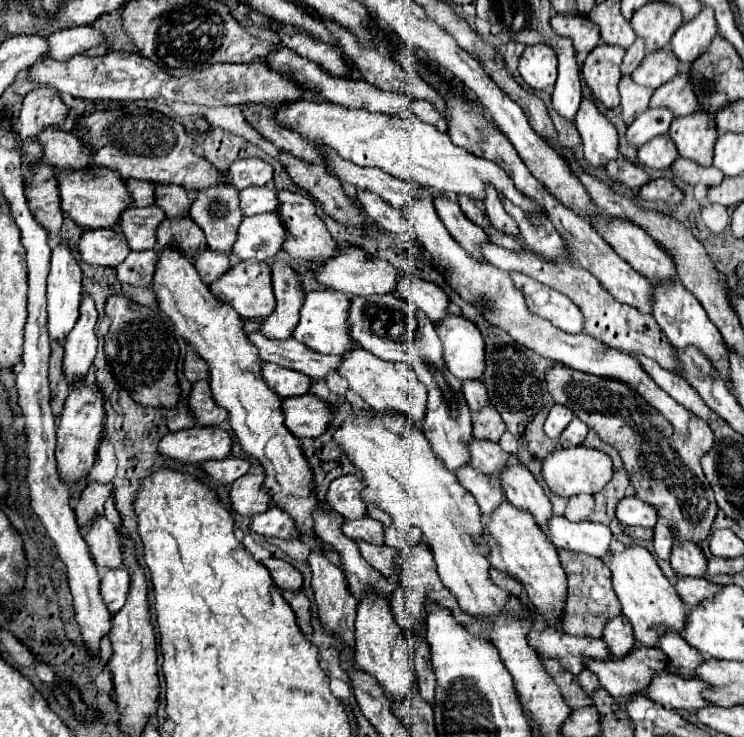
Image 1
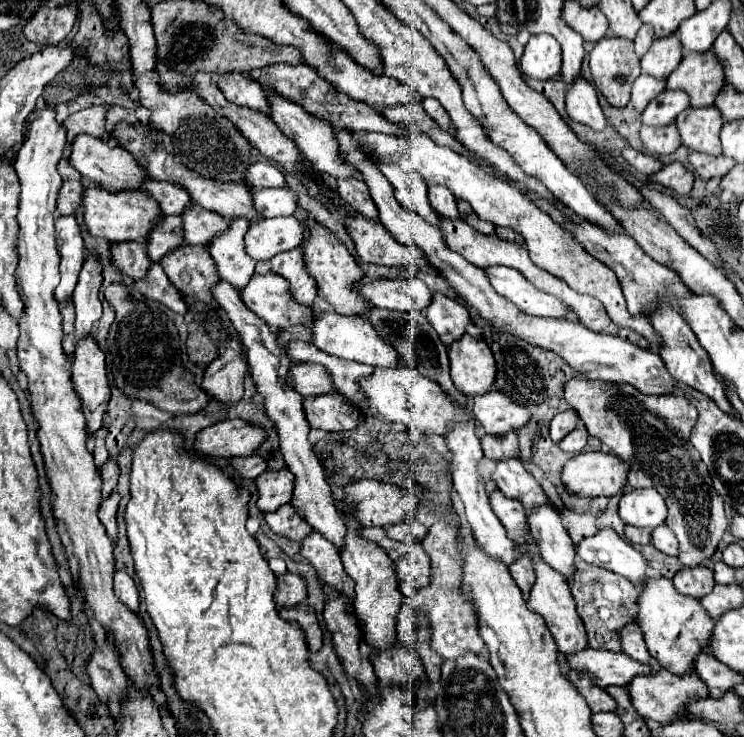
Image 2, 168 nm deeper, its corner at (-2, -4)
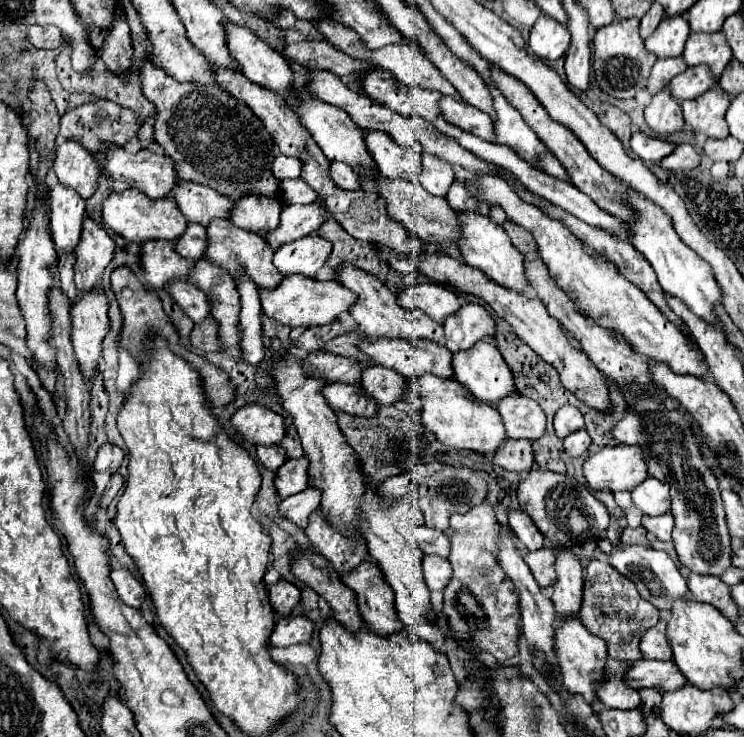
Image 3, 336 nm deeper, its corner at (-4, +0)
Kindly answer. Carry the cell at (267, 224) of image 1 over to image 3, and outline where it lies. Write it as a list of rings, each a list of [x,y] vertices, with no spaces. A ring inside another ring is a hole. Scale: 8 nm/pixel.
[[[323,203],[289,205],[281,213],[281,225],[275,231],[267,233],[265,239],[271,245],[283,245],[283,243],[295,241],[299,237],[315,233],[329,217],[331,217],[331,213],[327,211],[327,207]]]

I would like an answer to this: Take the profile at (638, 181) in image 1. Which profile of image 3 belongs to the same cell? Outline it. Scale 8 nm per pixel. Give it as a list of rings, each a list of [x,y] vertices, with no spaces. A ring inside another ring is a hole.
[[[637,131],[637,133],[633,133],[633,137],[631,137],[631,149],[633,149],[633,153],[637,153],[643,161],[653,161],[653,163],[657,163],[657,161],[661,161],[663,157],[667,157],[667,155],[675,149],[675,145],[669,143],[669,141],[661,141],[661,139],[647,137],[645,133]]]

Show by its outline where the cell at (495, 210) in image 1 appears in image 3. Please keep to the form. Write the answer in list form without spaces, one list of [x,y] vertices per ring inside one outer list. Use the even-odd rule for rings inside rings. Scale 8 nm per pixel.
[[[505,221],[503,227],[505,227],[505,231],[507,231],[511,243],[513,243],[523,255],[529,253],[529,251],[537,251],[537,247],[535,247],[535,239],[533,239],[531,231],[527,231],[527,229],[523,229],[523,227],[511,223],[511,221]]]

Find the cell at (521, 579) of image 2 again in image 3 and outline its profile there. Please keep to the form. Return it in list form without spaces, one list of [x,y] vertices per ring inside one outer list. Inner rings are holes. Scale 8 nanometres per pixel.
[[[547,547],[531,551],[525,555],[525,563],[529,565],[539,587],[555,585],[555,553]]]

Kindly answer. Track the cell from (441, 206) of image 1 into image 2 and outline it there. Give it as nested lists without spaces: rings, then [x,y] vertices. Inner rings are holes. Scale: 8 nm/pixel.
[[[431,185],[429,187],[429,203],[445,219],[461,219],[459,211],[457,211],[457,199],[453,197],[453,193],[447,187]]]

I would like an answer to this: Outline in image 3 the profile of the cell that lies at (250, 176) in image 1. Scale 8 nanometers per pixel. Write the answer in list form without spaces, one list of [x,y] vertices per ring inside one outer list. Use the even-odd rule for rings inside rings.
[[[279,155],[273,161],[273,175],[283,181],[283,179],[295,179],[301,175],[301,159]]]

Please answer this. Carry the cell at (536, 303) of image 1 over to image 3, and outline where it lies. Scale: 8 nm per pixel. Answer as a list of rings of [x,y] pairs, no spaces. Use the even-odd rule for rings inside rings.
[[[457,213],[457,223],[461,229],[461,237],[459,237],[459,251],[465,259],[467,265],[481,269],[487,277],[491,277],[493,281],[497,281],[503,287],[509,287],[513,291],[519,291],[521,295],[533,297],[533,289],[525,277],[523,271],[523,255],[511,245],[511,241],[507,239],[507,233],[503,231],[501,225],[493,223],[489,217],[479,215],[479,213]]]

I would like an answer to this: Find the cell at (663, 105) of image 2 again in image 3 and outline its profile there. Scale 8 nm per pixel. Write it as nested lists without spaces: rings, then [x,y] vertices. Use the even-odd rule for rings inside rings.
[[[687,67],[687,71],[683,71],[681,75],[677,75],[671,83],[669,83],[669,91],[673,93],[675,99],[685,101],[685,99],[695,99],[699,95],[703,95],[705,91],[709,91],[717,81],[711,79],[711,69],[709,67]]]

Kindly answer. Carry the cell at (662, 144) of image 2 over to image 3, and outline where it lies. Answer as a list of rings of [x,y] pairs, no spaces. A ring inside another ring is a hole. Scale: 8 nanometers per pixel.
[[[667,89],[653,95],[653,101],[645,107],[645,121],[655,129],[659,135],[675,133],[685,127],[681,105],[667,95]]]

